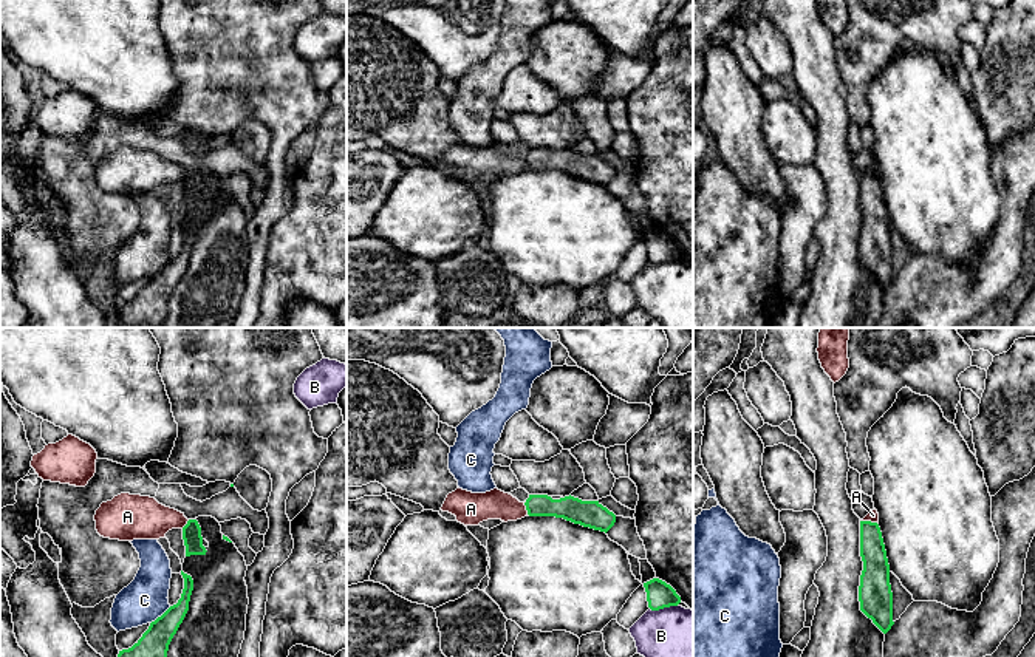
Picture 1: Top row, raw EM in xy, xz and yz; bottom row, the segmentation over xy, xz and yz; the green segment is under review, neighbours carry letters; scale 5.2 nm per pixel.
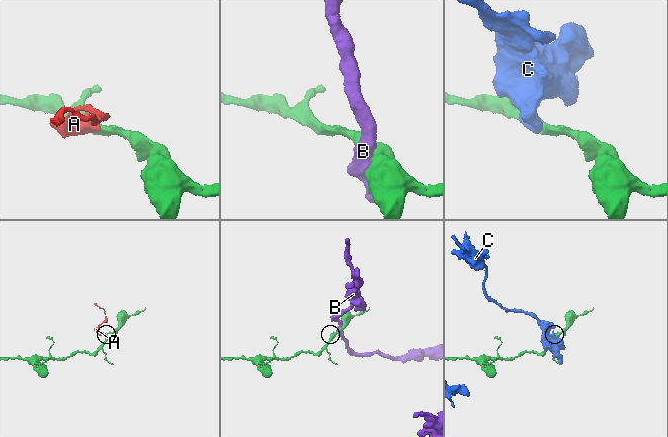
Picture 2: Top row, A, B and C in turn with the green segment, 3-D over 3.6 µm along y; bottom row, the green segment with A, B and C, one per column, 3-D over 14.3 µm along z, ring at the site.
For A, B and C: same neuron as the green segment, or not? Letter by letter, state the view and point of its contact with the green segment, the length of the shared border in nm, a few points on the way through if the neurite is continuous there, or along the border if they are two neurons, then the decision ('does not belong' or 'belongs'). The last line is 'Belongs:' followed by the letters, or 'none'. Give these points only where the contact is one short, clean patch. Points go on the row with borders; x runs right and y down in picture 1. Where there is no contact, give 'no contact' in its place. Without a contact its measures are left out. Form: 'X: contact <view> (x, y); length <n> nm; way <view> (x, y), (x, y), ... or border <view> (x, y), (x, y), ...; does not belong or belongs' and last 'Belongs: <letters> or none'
A: contact yz (870, 521); length 100 nm; border yz (860, 520), (870, 520), (877, 524); does not belong
B: contact xz (662, 608); length 150 nm; does not belong
C: contact xy (161, 616); length 140 nm; border xy (170, 606), (150, 623); does not belong
Belongs: none

